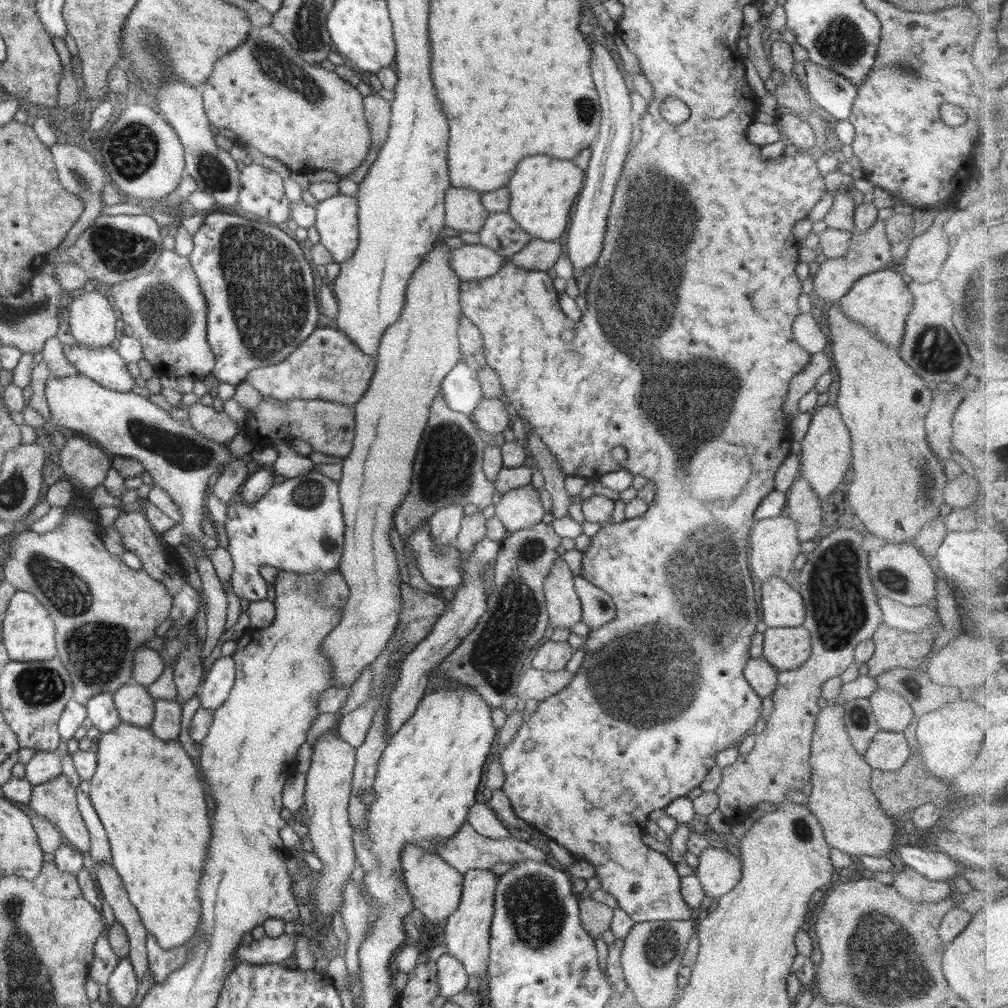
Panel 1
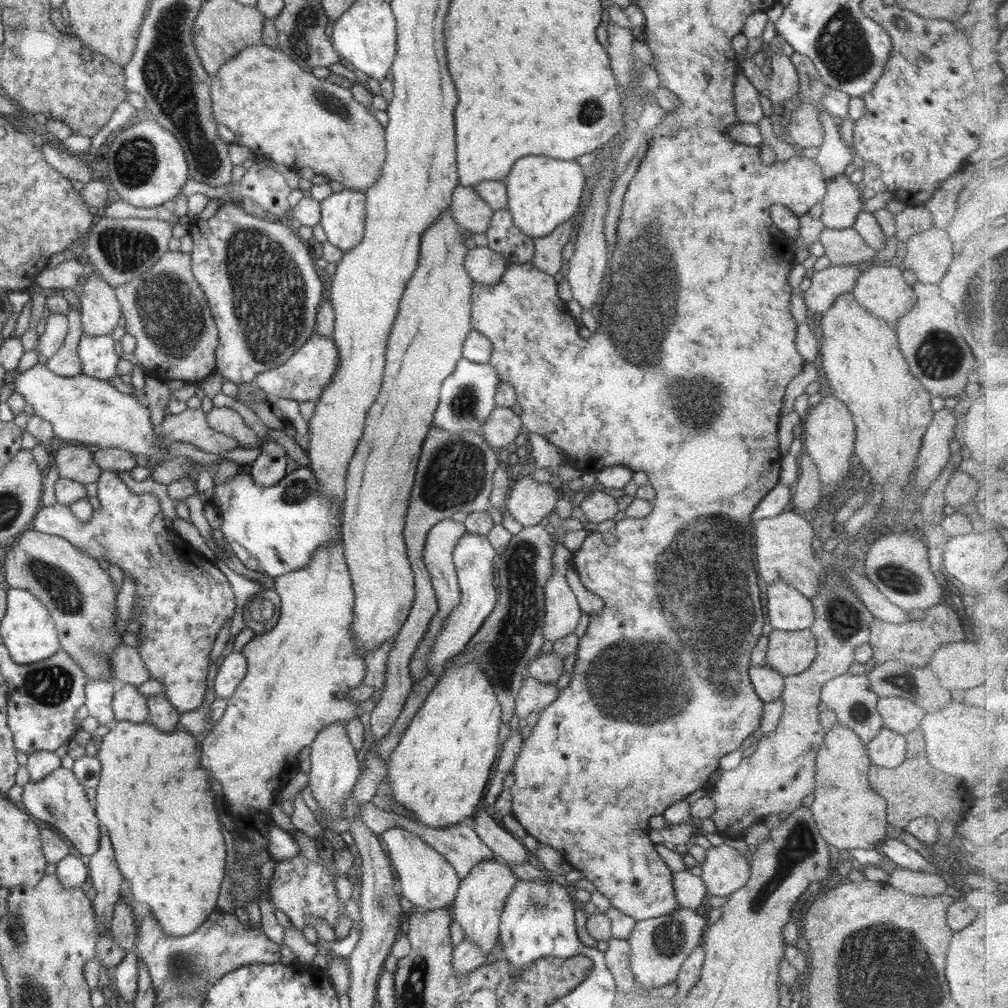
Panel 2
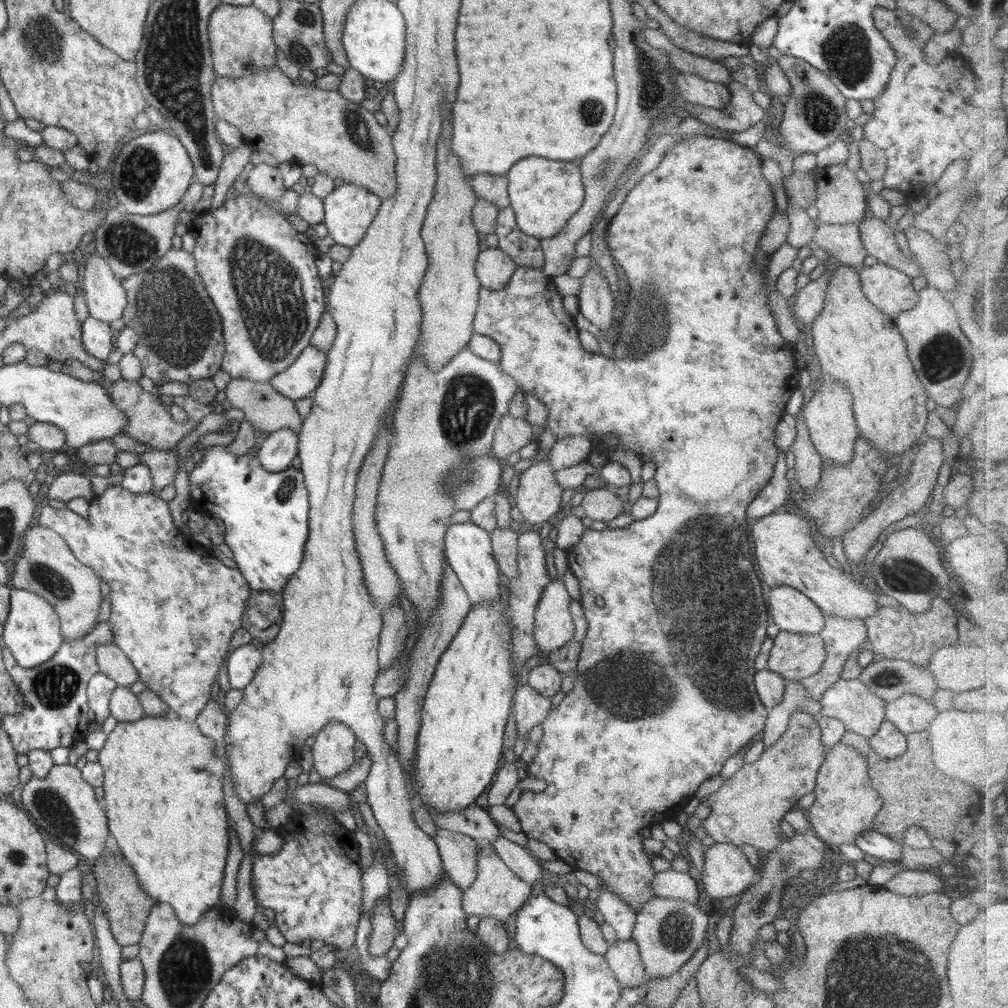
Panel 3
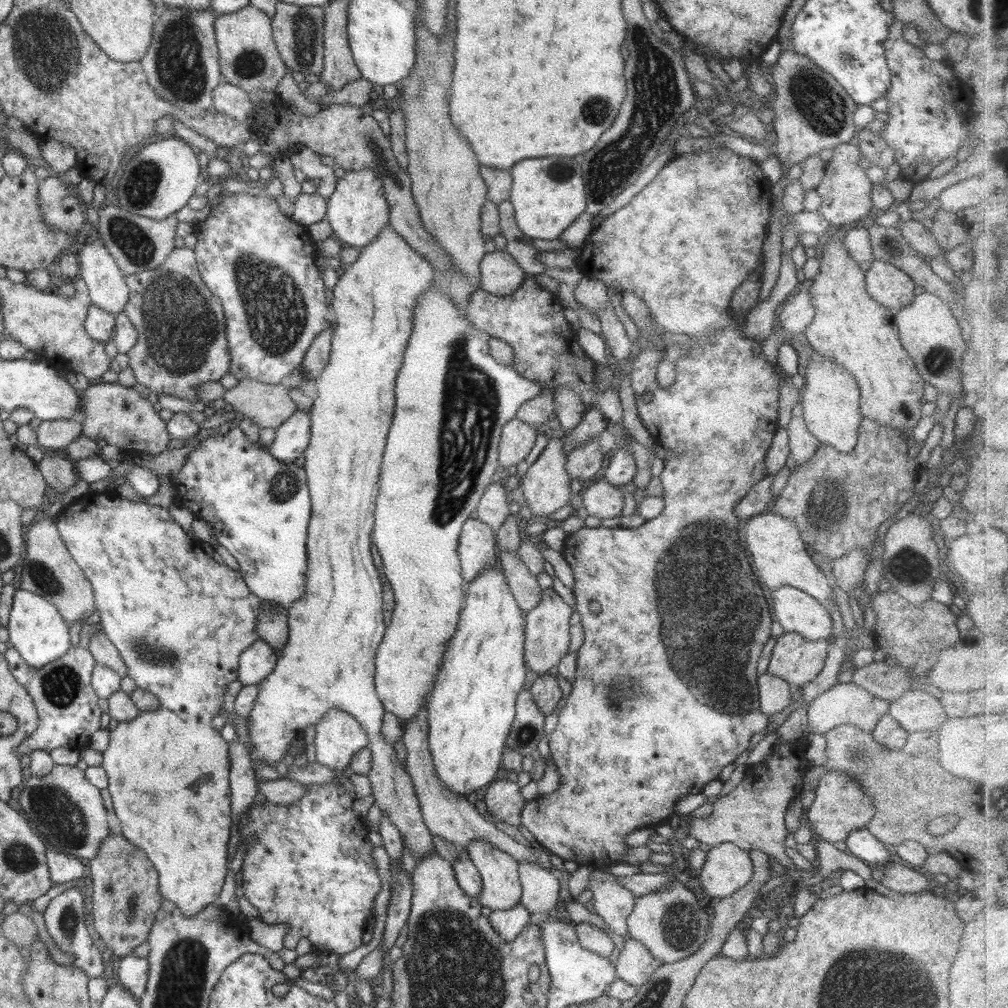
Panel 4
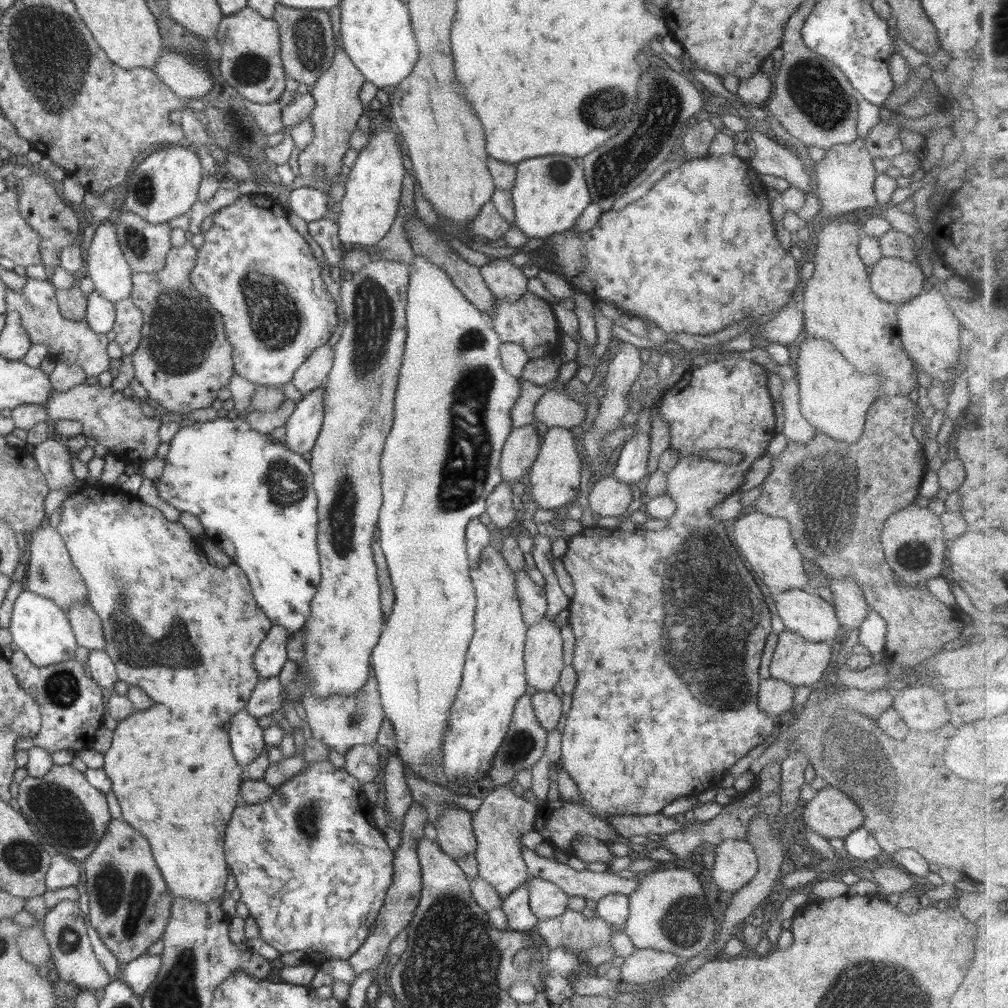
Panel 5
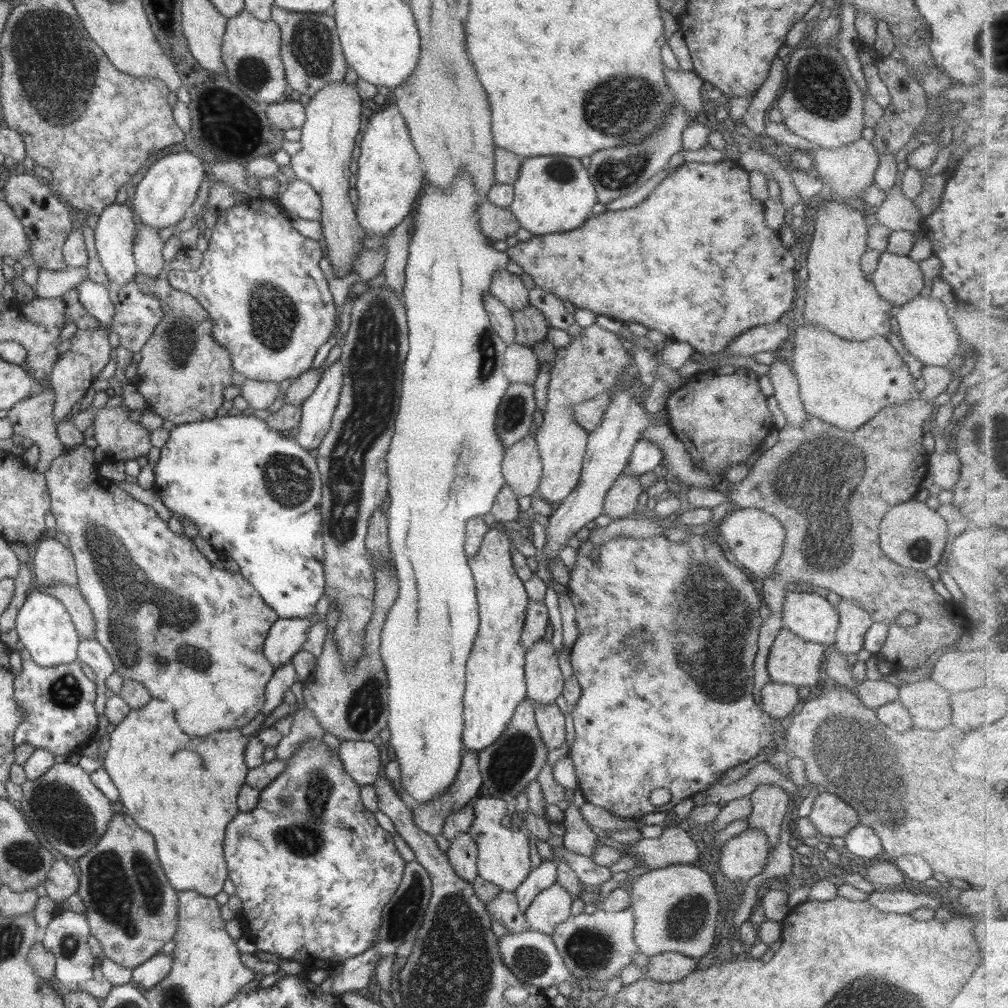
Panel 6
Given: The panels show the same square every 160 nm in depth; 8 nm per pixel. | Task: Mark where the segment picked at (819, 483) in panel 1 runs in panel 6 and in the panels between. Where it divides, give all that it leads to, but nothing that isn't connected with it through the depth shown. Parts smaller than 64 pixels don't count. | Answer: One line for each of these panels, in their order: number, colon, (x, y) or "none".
2: (829, 431)
3: (829, 417)
4: (830, 396)
5: (834, 397)
6: (844, 383)

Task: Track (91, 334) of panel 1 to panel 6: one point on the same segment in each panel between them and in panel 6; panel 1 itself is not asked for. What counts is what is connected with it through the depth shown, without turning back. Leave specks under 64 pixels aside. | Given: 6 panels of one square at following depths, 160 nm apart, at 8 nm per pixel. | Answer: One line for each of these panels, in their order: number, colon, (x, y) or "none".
2: (101, 311)
3: (106, 299)
4: (108, 290)
5: (108, 268)
6: (114, 234)

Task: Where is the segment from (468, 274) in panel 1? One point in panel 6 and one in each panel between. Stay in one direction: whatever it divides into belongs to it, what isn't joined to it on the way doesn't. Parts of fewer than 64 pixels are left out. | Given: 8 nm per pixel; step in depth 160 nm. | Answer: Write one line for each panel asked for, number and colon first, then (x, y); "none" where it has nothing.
2: (485, 266)
3: (493, 267)
4: (501, 274)
5: (506, 280)
6: (507, 287)

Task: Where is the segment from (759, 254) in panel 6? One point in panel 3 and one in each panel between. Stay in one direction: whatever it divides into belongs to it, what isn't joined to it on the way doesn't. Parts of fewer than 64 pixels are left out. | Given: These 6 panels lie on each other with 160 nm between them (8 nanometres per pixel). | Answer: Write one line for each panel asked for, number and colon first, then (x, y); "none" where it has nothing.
3: (699, 348)
4: (626, 750)
5: (705, 230)

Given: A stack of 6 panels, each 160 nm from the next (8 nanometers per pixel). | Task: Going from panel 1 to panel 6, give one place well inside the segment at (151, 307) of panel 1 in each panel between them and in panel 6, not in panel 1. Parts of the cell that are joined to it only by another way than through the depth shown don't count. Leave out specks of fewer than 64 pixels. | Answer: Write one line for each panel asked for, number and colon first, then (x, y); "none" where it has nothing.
2: (165, 311)
3: (180, 339)
4: (181, 343)
5: (184, 358)
6: (183, 372)

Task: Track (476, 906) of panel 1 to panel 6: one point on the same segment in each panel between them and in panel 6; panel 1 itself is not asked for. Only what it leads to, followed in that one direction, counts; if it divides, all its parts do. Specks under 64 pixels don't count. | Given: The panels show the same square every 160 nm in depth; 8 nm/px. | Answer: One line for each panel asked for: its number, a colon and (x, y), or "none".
2: (482, 893)
3: (497, 892)
4: (501, 888)
5: (502, 819)
6: (503, 858)

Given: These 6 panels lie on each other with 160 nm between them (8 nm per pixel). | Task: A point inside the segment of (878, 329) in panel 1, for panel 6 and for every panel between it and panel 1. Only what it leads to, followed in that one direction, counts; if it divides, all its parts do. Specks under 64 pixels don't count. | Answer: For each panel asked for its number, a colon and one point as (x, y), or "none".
2: (880, 289)
3: (890, 290)
4: (888, 285)
5: (894, 280)
6: (898, 279)

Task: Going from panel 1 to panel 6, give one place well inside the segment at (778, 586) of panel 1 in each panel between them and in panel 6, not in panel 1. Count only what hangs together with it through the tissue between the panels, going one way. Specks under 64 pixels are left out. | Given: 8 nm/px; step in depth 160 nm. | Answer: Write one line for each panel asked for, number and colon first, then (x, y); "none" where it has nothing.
2: (789, 610)
3: (792, 611)
4: (796, 611)
5: (804, 612)
6: (812, 617)

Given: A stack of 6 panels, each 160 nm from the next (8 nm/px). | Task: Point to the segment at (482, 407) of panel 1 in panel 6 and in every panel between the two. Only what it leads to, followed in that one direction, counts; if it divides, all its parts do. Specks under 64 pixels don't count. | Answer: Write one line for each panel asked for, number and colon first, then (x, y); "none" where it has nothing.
2: (503, 426)
3: (513, 433)
4: (518, 438)
5: (521, 448)
6: (521, 467)

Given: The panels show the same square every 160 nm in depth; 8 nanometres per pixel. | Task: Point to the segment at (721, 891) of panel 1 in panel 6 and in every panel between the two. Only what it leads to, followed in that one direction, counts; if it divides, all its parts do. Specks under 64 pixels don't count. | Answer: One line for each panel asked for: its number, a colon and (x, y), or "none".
2: (724, 870)
3: (726, 872)
4: (727, 868)
5: (735, 865)
6: (743, 856)

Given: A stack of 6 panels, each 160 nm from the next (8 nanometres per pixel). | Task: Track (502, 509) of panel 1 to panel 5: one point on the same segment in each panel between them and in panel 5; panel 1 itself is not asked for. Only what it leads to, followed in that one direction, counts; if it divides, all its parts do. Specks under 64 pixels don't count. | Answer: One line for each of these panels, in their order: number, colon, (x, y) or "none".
2: (529, 502)
3: (538, 498)
4: (546, 485)
5: (555, 476)

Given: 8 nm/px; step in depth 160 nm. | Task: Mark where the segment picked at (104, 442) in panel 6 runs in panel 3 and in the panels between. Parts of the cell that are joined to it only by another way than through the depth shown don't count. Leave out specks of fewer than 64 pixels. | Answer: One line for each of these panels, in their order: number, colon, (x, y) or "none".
3: (148, 421)
4: (119, 415)
5: (124, 426)

